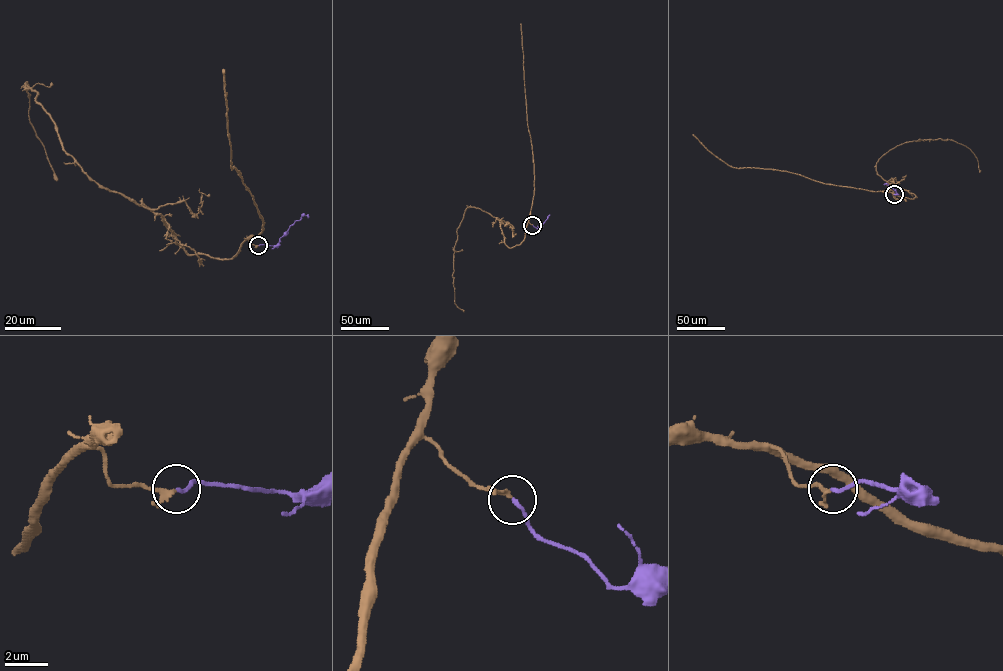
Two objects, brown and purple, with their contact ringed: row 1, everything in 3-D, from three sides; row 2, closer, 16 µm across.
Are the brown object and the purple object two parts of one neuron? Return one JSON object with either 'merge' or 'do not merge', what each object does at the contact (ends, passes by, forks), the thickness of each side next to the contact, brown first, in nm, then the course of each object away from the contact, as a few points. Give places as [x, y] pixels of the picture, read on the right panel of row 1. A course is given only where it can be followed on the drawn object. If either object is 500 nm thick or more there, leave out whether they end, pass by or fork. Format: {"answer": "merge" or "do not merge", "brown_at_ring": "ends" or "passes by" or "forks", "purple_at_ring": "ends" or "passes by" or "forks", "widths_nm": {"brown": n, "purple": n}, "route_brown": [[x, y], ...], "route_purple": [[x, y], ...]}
{"answer": "merge", "brown_at_ring": "passes by", "purple_at_ring": "ends", "widths_nm": {"brown": 140, "purple": 160}, "route_brown": [[893, 194], [917, 197], [885, 180], [877, 172], [876, 164], [905, 143], [952, 140], [974, 154], [980, 172]], "route_purple": [[894, 194], [898, 194], [884, 184]]}

